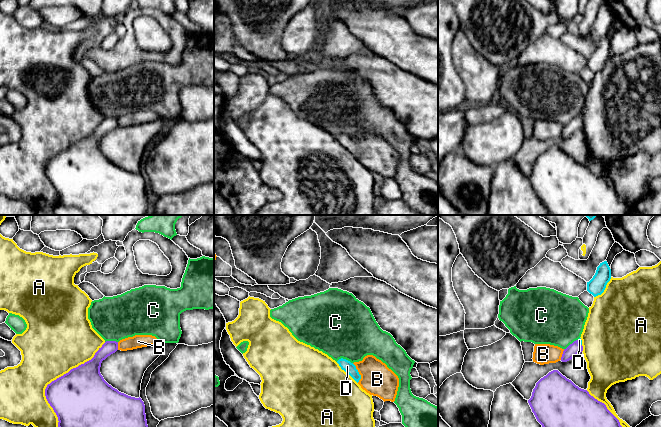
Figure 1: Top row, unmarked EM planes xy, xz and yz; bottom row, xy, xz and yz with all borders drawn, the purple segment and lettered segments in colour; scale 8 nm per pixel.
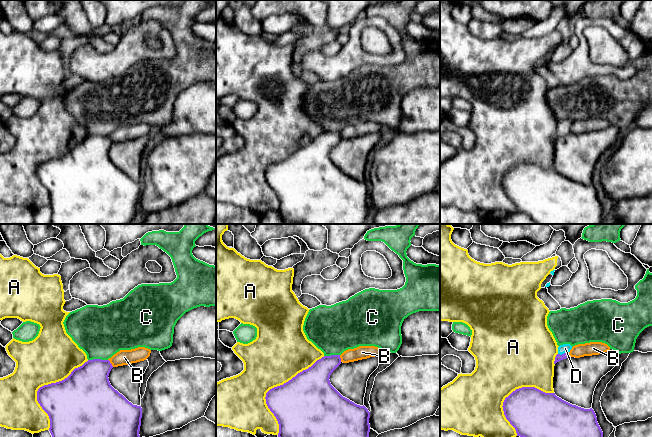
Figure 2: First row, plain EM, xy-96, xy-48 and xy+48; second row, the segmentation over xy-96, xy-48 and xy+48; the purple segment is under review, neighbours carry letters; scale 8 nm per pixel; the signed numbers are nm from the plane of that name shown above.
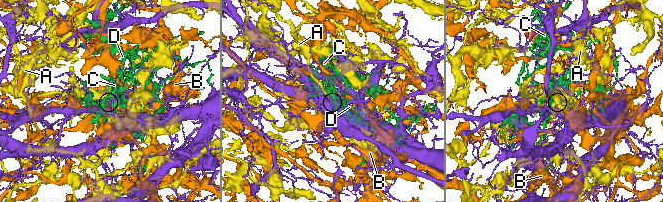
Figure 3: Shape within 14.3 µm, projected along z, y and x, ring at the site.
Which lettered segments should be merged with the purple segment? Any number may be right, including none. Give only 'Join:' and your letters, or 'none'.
Join: D

